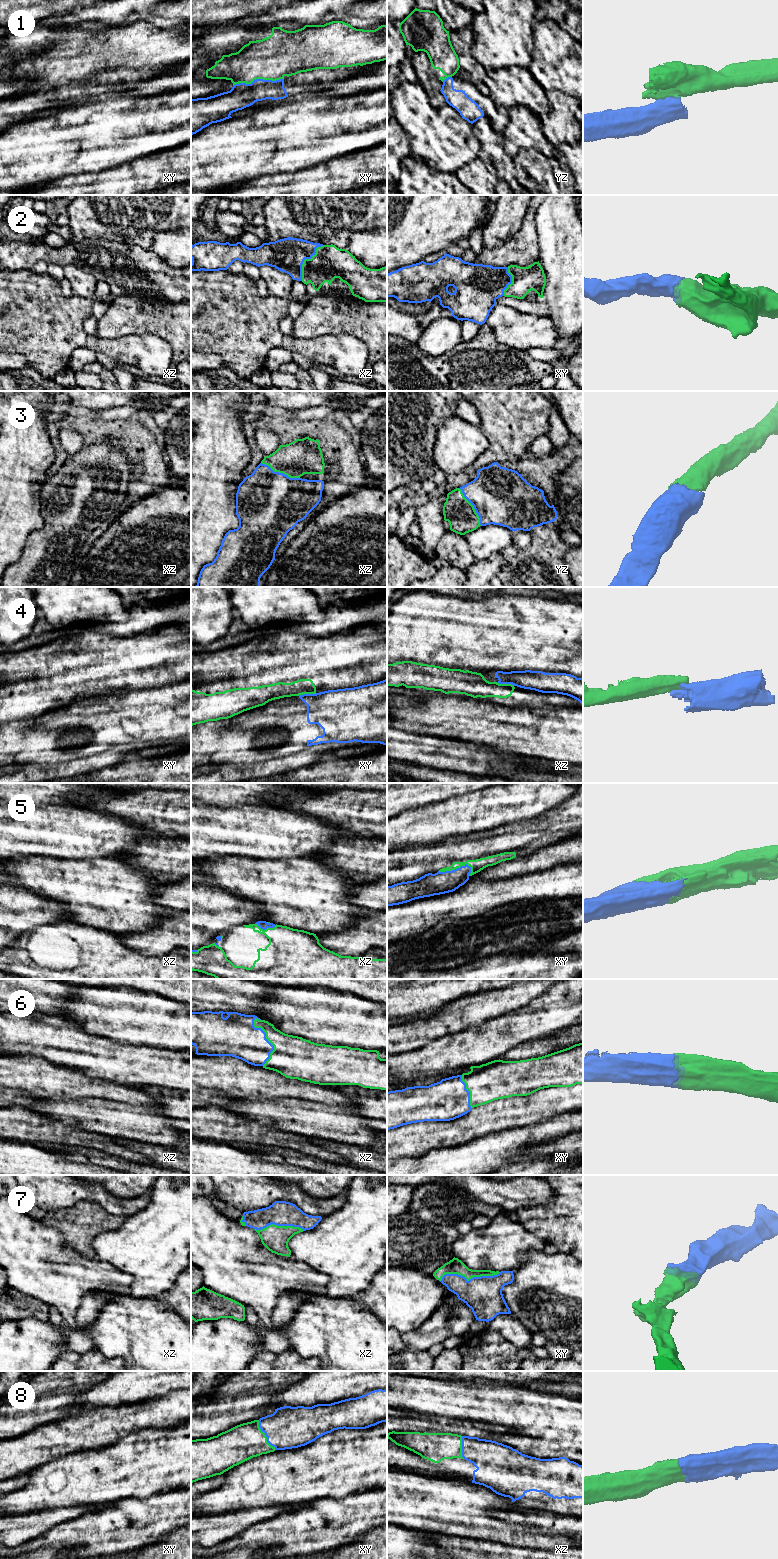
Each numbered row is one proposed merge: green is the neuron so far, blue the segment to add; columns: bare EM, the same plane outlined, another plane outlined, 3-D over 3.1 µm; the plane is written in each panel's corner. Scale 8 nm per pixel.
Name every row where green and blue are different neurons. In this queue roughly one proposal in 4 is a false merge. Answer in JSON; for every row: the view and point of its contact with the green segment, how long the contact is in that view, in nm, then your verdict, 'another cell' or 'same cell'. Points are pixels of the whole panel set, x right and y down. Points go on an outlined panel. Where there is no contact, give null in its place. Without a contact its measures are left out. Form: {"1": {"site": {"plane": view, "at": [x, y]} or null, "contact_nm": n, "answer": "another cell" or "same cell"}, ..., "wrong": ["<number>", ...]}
{"1": {"site": {"plane": "xy", "at": [258, 78]}, "contact_nm": 420, "answer": "another cell"}, "2": {"site": {"plane": "xz", "at": [305, 259]}, "contact_nm": 340, "answer": "same cell"}, "3": {"site": {"plane": "xz", "at": [280, 472]}, "contact_nm": 340, "answer": "same cell"}, "4": {"site": {"plane": "xy", "at": [307, 693]}, "contact_nm": 150, "answer": "another cell"}, "5": {"site": {"plane": "xy", "at": [454, 869]}, "contact_nm": 280, "answer": "same cell"}, "6": {"site": {"plane": "xz", "at": [266, 1038]}, "contact_nm": 400, "answer": "same cell"}, "7": {"site": {"plane": "xy", "at": [469, 1279]}, "contact_nm": 500, "answer": "same cell"}, "8": {"site": {"plane": "xy", "at": [265, 1435]}, "contact_nm": 280, "answer": "same cell"}, "wrong": ["1", "4"]}

